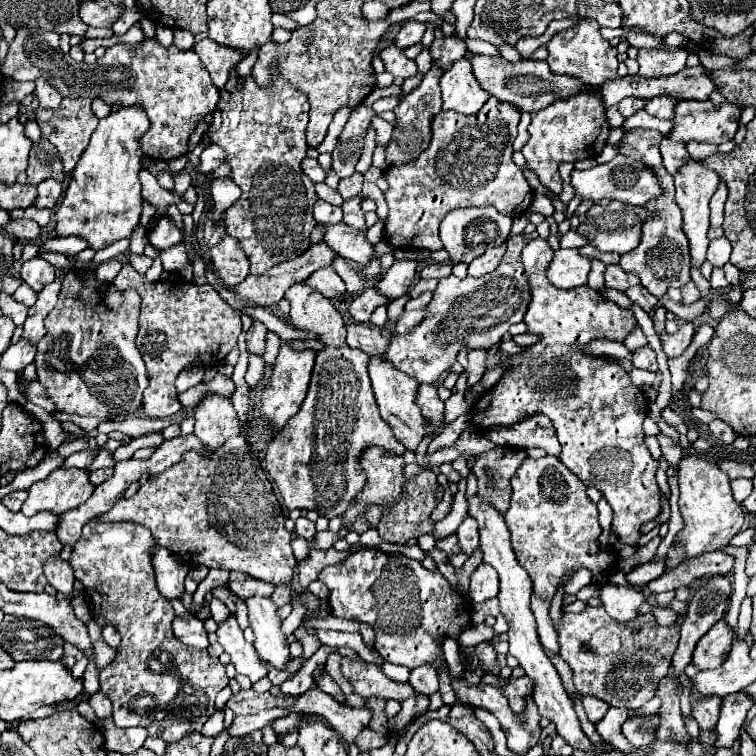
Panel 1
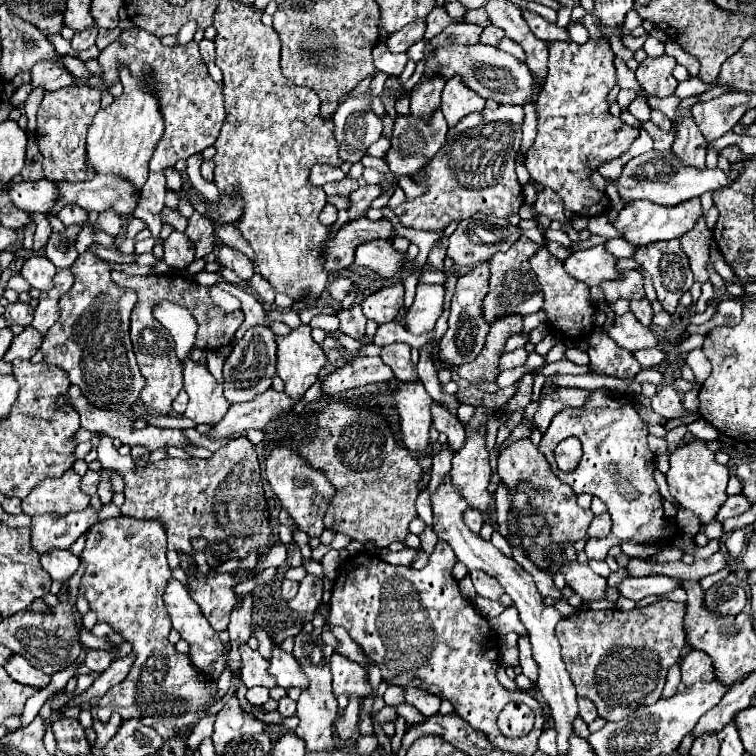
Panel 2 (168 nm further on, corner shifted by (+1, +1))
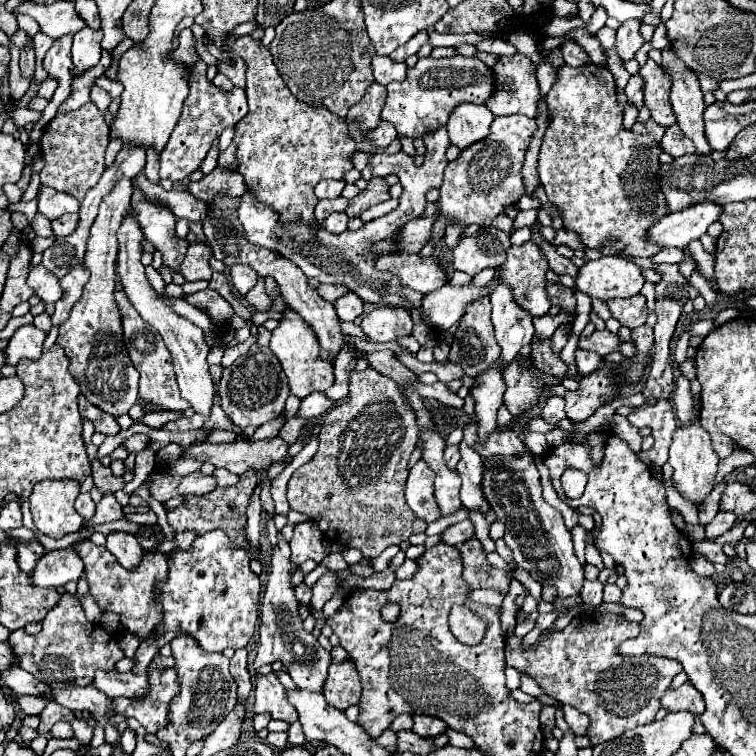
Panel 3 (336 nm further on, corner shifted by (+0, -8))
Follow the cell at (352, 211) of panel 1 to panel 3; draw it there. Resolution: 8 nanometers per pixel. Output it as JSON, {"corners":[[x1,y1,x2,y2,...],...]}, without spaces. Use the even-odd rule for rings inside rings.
{"corners":[[374,177,368,181,368,187,364,191,360,191,354,199,350,199,350,205,346,209,346,215,350,219,358,217,362,211,370,209,372,205,378,205,386,199,390,199,390,185,384,181,384,177]]}

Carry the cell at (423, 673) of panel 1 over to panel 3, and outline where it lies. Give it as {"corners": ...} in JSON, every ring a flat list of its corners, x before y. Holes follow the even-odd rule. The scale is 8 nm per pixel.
{"corners":[[414,715,414,733,422,739,436,739,446,731,444,721,438,721,436,717,428,715]]}

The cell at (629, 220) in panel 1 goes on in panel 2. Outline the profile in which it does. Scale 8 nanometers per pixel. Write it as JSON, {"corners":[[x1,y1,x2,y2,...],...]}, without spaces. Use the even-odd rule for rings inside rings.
{"corners":[[699,198,687,200,687,202,677,204,677,206,659,206,659,204,653,204,653,202,647,202,647,200,633,200,633,202,627,202,619,210,613,226,623,234,623,240,627,240,629,244,645,246,645,244,651,244,651,242,657,242,657,240,681,238,685,232,689,232,695,226,699,216,701,216]]}

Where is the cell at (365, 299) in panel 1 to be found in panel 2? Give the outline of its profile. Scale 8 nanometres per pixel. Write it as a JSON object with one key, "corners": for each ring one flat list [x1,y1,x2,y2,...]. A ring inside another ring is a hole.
{"corners":[[355,304,351,310,339,310,337,318,341,320,341,330,353,338,359,338,361,334,365,334,365,322,367,318,363,316,363,310,359,304]]}

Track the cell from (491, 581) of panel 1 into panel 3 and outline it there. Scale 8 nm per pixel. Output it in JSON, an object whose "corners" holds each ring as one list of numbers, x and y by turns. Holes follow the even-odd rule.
{"corners":[[472,537,460,545,460,555,464,563,462,577,472,589,498,589,508,593,510,589,510,575,504,569,496,569,488,563,482,543]]}

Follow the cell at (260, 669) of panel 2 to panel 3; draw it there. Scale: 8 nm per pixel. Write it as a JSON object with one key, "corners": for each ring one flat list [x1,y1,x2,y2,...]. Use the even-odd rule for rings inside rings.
{"corners":[[276,673,260,675,254,691,254,713,268,713,272,719,286,721,288,725,298,721,296,709,290,705,286,697,286,689,278,681]]}

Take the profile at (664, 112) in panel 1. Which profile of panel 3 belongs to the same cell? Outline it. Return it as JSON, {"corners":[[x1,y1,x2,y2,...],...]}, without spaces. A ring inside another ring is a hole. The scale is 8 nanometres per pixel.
{"corners":[[672,125,672,127,666,129,660,145,662,145,662,149,664,149,666,153,670,153,672,157,684,157,684,155,696,153,696,147,692,145,692,141,688,141,688,139,682,135,682,131,680,131,678,125]]}

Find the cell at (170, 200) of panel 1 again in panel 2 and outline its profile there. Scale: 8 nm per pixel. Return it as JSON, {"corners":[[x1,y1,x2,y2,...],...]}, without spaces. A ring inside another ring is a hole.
{"corners":[[165,206,163,212,161,212,161,216,163,216,163,222,171,224,171,226,173,226,175,230,179,230,179,232,183,232,185,226,187,226,187,218,185,218,179,210,175,210,175,208]]}

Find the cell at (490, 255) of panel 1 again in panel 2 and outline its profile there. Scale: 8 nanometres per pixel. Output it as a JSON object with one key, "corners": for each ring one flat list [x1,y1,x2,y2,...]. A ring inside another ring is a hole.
{"corners":[[483,262,475,268,471,268,467,274,459,276,457,288,451,300,451,316,449,316,449,330,441,338,439,344,439,358,449,364,465,364,477,358,485,344,485,334,489,332,489,324,483,320,481,314,481,300,489,292,489,262]]}

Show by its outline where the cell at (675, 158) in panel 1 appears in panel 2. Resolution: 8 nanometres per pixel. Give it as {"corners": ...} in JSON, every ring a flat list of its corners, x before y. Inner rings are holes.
{"corners":[[645,122,643,128,647,130,647,134,653,138,655,142,655,150,659,152,671,152,671,146,675,142,675,128,671,128,671,132,663,132,659,126,655,126,653,122]]}

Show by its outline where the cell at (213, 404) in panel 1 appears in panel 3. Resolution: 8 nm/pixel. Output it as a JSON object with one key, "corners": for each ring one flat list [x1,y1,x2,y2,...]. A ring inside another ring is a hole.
{"corners":[[128,207,126,215,124,215,124,221,122,221,120,229,118,229,118,259,116,259,116,271,118,271,120,285,122,285,124,293,128,295,128,301,140,313,140,317,146,323,150,323,162,335,168,351,172,353,182,397,192,405,192,409,196,413,208,415,210,413,210,407,212,407,212,397,214,397,214,383,212,383,212,377,208,373,208,363,206,363,206,355,208,355,210,347,204,341,202,329,196,327,192,321,180,317,174,309,170,309,158,297,158,293,152,289,152,285,148,283,144,265,140,263,140,259,142,259,142,241,144,241,144,233,140,233,140,223,136,221,136,213,134,213,132,207]]}

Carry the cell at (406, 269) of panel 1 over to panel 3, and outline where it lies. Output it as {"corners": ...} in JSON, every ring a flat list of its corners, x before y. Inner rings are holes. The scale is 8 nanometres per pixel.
{"corners":[[378,307,362,319,362,329,374,343,388,343,412,333,412,317,402,307]]}

